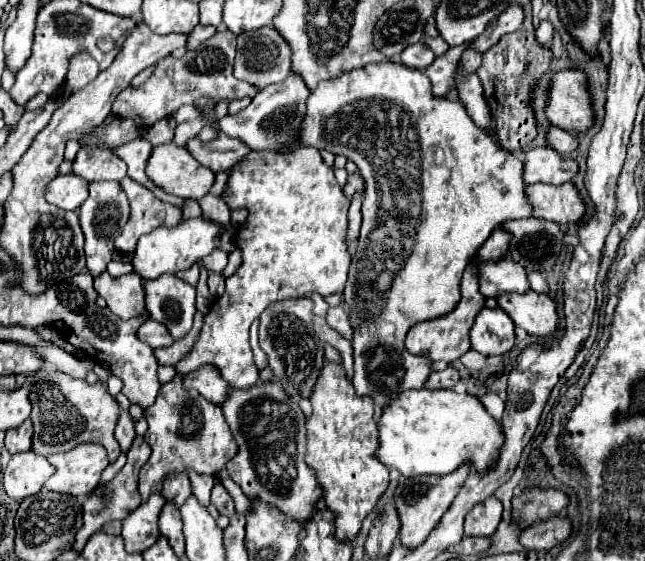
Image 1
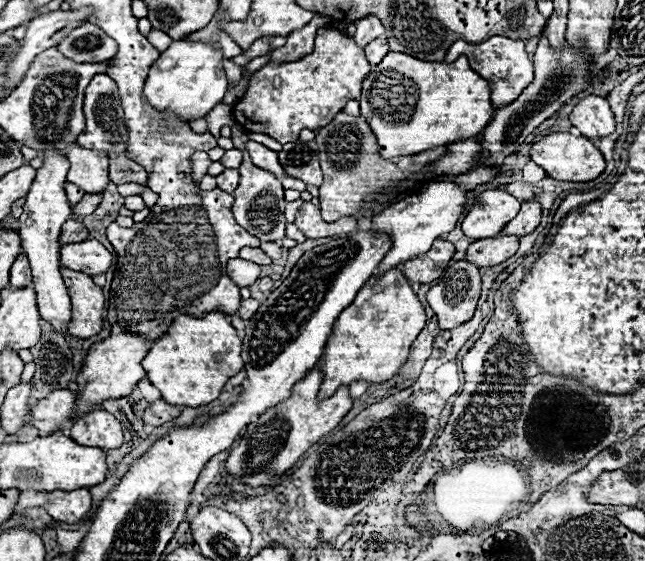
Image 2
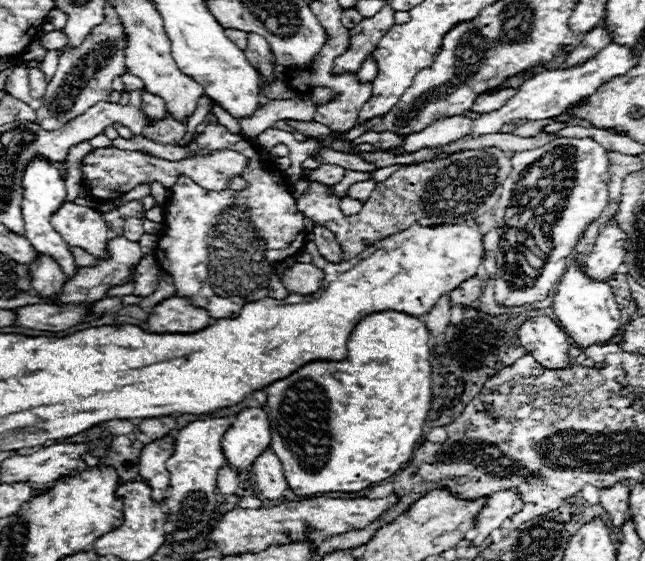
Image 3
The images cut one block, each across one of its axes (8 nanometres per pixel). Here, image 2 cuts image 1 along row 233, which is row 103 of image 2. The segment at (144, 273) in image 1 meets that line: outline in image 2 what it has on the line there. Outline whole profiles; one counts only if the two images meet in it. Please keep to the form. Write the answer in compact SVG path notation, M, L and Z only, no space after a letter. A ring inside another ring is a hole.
M188 38L174 40L168 46L168 50L164 50L160 58L152 64L146 78L144 96L154 108L172 110L176 112L176 116L188 122L192 118L206 116L216 104L222 102L228 90L228 80L222 60L224 60L222 50L214 48L212 44L194 42Z

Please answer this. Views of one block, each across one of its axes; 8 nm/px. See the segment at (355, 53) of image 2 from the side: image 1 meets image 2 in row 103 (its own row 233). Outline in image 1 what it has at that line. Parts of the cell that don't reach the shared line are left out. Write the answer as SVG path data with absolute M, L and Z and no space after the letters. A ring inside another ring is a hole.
M294 148L280 152L250 154L240 166L230 172L222 200L228 208L248 208L248 224L238 228L238 248L244 252L244 262L236 274L226 278L226 292L214 298L210 312L204 316L200 338L192 352L176 364L180 374L194 372L200 366L212 364L220 370L222 378L236 390L248 390L258 382L258 368L252 358L248 344L248 328L260 318L264 308L274 300L300 298L310 292L330 296L342 292L350 266L350 252L346 246L348 232L348 206L350 200L344 196L342 186L336 182L334 168L326 166L316 148Z

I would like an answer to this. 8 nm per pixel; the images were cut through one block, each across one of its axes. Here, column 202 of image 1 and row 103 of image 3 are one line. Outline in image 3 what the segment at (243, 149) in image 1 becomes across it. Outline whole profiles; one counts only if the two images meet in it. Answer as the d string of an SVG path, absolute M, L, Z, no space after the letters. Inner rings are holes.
M144 90L142 92L142 110L148 118L162 118L166 114L166 104L162 102L162 98Z

